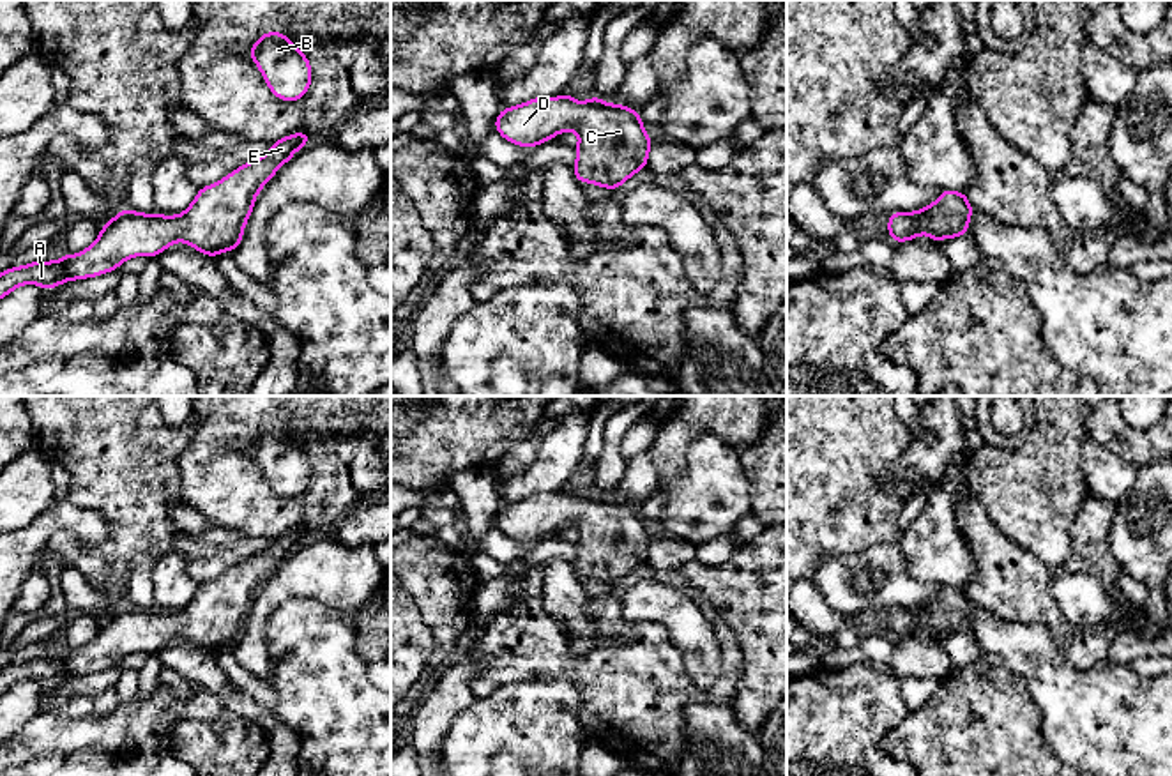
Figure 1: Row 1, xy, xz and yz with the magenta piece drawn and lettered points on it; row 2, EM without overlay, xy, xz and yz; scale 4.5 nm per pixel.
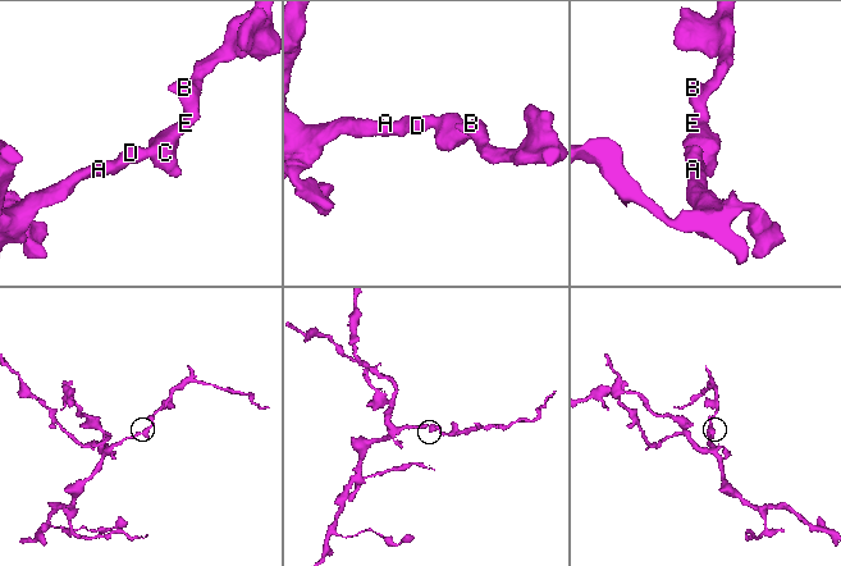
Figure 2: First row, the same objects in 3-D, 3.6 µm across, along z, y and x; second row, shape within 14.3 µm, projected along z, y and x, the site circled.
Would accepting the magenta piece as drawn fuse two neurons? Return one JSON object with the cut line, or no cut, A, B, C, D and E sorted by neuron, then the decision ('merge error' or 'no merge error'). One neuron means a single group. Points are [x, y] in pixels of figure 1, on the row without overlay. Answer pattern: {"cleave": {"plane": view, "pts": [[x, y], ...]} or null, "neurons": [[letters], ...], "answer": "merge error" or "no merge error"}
{"cleave": null, "neurons": [["A", "B", "C", "D", "E"]], "answer": "no merge error"}

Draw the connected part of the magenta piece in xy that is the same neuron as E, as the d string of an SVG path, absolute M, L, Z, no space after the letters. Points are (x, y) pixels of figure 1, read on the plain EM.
M304 527L278 536L265 552L239 562L212 582L200 583L193 599L179 612L118 606L94 640L78 650L64 650L55 658L37 656L2 668L0 695L21 681L51 686L65 677L101 672L118 665L127 654L157 652L179 636L214 654L221 647L235 647L256 590L309 537Z

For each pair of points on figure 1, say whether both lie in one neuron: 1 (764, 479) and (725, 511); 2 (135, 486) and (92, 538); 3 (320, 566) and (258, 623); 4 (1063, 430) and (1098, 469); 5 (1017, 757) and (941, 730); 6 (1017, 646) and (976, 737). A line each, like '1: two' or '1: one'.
1: two
2: two
3: one
4: two
5: one
6: two

